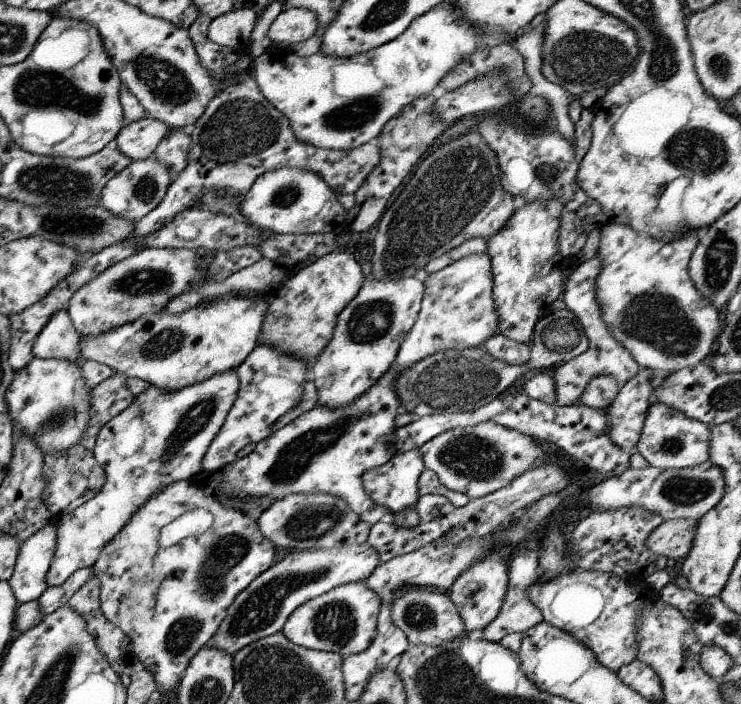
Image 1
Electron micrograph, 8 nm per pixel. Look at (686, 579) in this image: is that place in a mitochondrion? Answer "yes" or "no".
no

